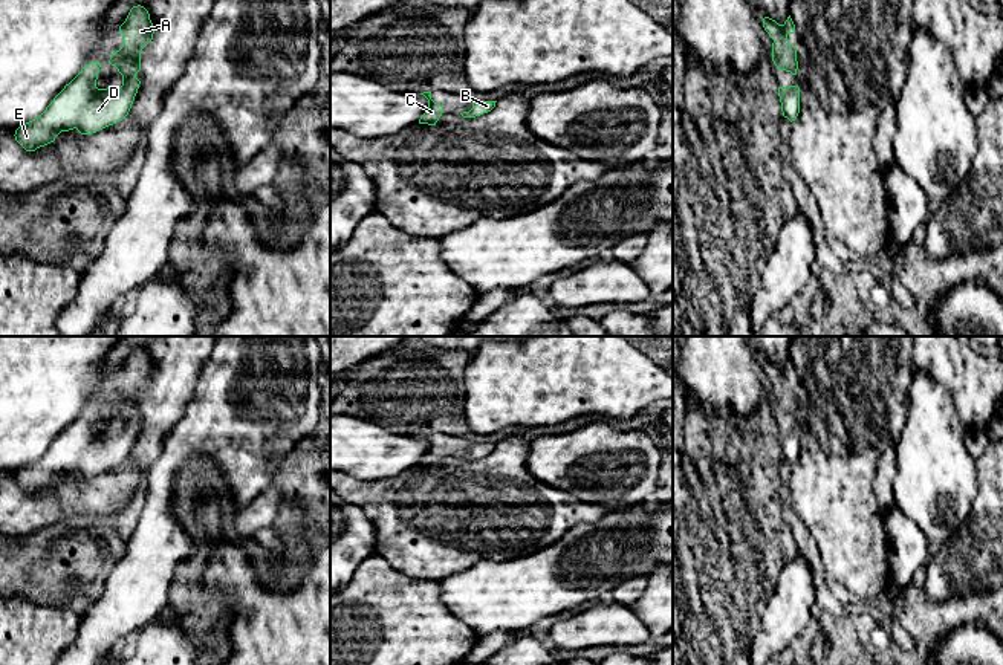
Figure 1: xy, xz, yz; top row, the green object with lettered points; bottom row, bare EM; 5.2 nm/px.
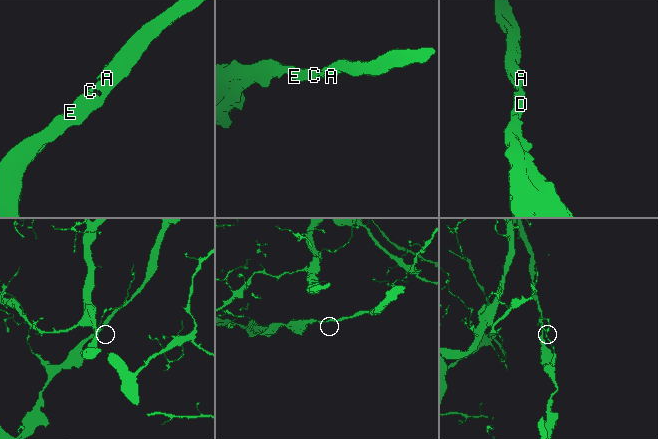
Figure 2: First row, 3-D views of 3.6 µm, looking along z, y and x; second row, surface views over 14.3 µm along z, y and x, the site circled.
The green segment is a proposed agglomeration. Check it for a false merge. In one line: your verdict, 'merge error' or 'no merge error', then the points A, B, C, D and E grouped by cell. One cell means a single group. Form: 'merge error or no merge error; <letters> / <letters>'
no merge error; A B C D E

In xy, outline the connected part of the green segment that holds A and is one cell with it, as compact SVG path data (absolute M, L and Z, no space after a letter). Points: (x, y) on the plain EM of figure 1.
M141 347L133 349L119 373L122 390L113 393L109 405L122 417L122 428L98 431L101 405L86 407L38 460L15 472L15 483L26 494L54 485L61 474L76 471L81 477L92 477L128 457L141 427L136 420L141 394L154 376L148 353Z

